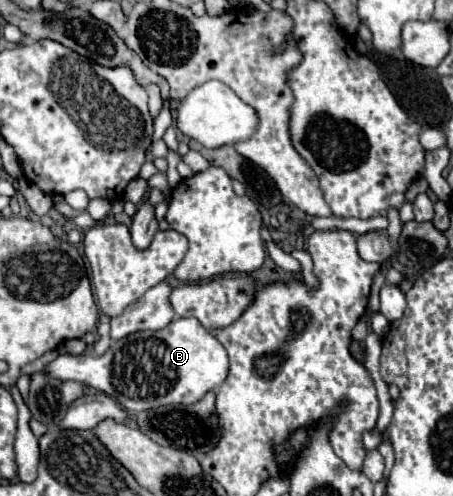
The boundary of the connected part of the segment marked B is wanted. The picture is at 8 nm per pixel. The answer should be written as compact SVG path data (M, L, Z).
M175 318L169 326L155 332L137 332L129 334L109 346L109 350L103 356L57 356L45 372L59 380L75 380L81 384L87 384L95 390L105 392L107 396L113 396L127 412L135 414L141 410L151 410L157 406L167 404L193 404L201 400L207 392L217 390L229 372L229 358L225 348L211 336L209 330L205 330L197 318Z

